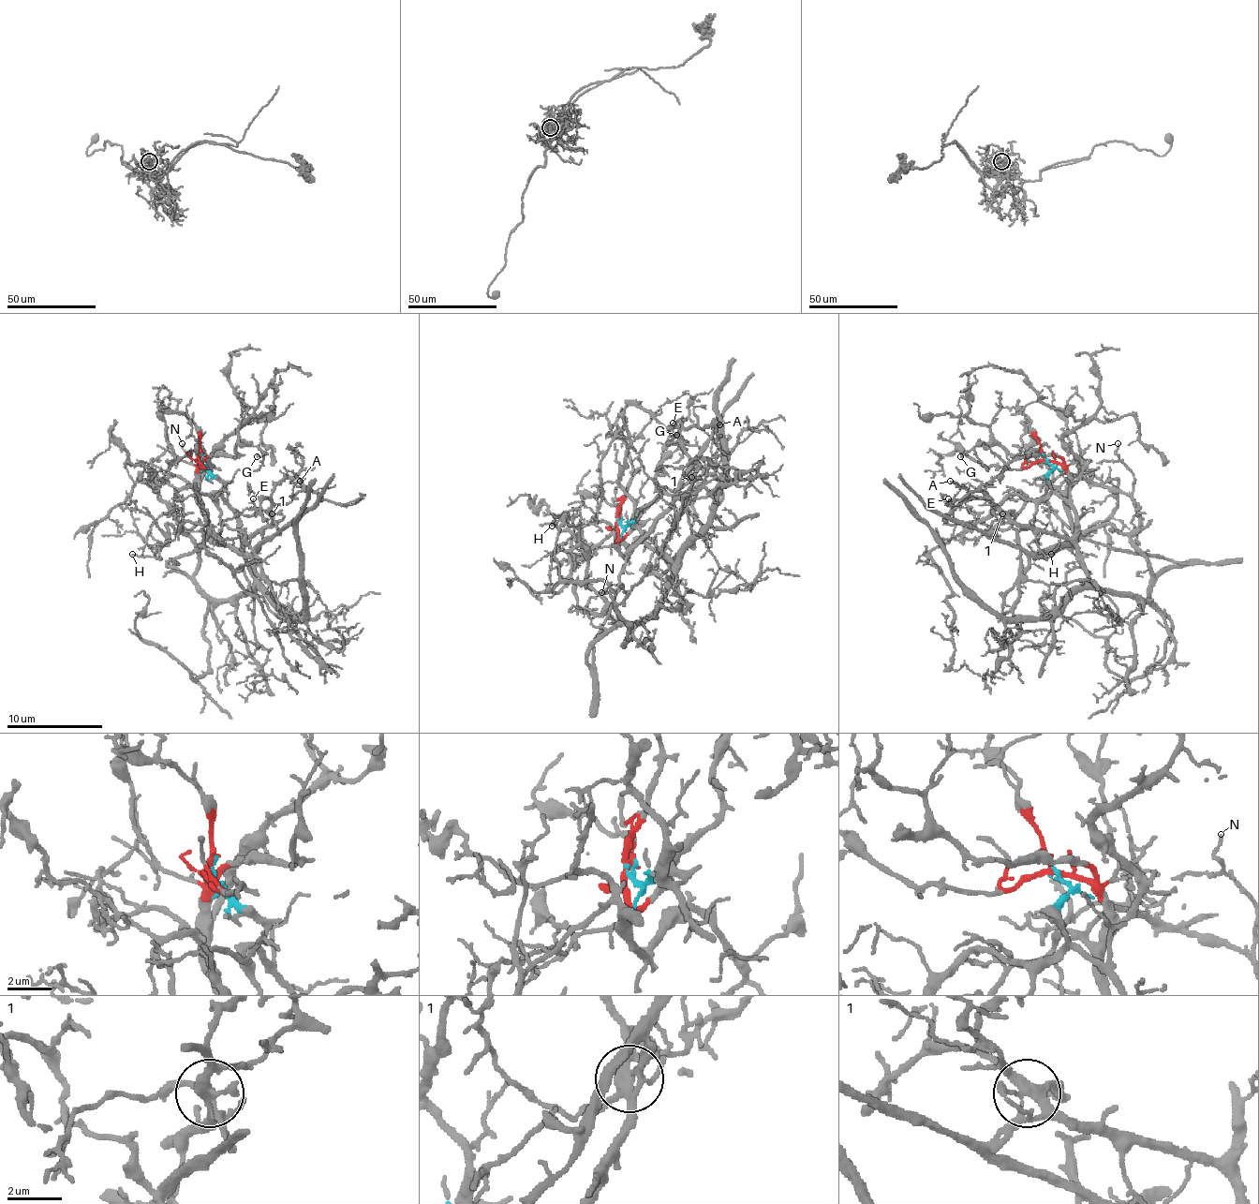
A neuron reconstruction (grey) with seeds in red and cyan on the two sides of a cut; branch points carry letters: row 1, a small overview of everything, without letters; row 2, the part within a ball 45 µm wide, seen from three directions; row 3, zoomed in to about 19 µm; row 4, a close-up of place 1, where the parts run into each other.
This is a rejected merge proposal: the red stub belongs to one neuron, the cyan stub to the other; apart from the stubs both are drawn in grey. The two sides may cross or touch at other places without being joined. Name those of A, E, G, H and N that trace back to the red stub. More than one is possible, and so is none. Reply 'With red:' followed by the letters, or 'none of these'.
With red: G

